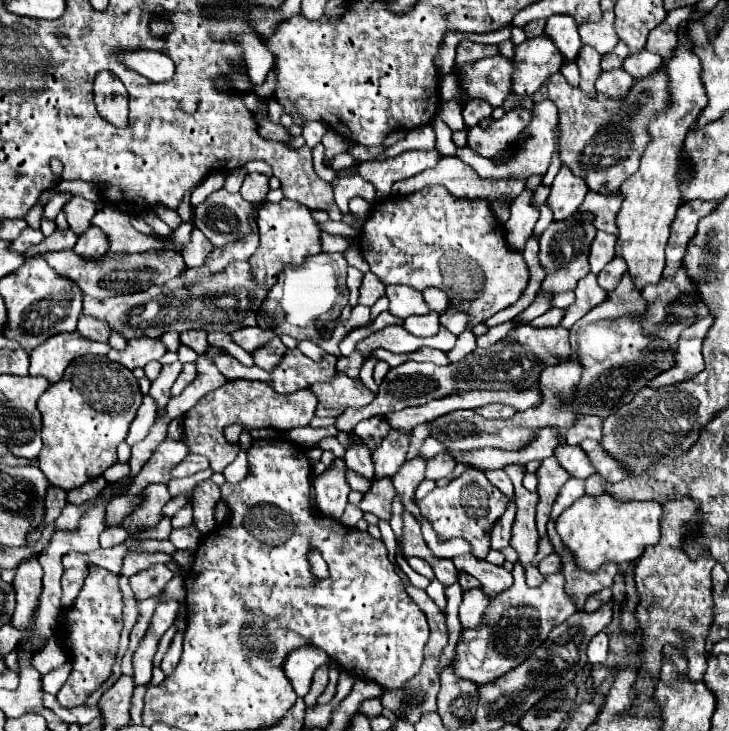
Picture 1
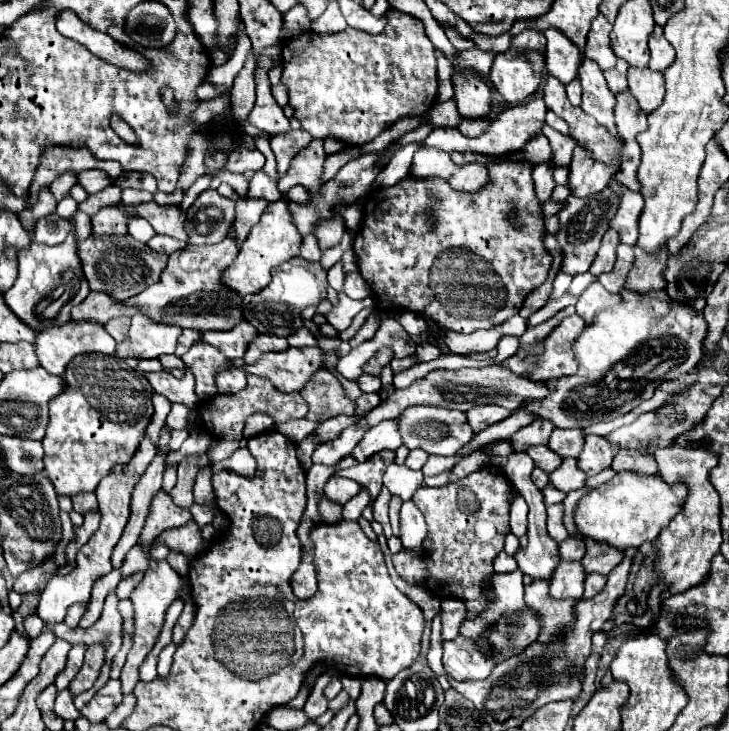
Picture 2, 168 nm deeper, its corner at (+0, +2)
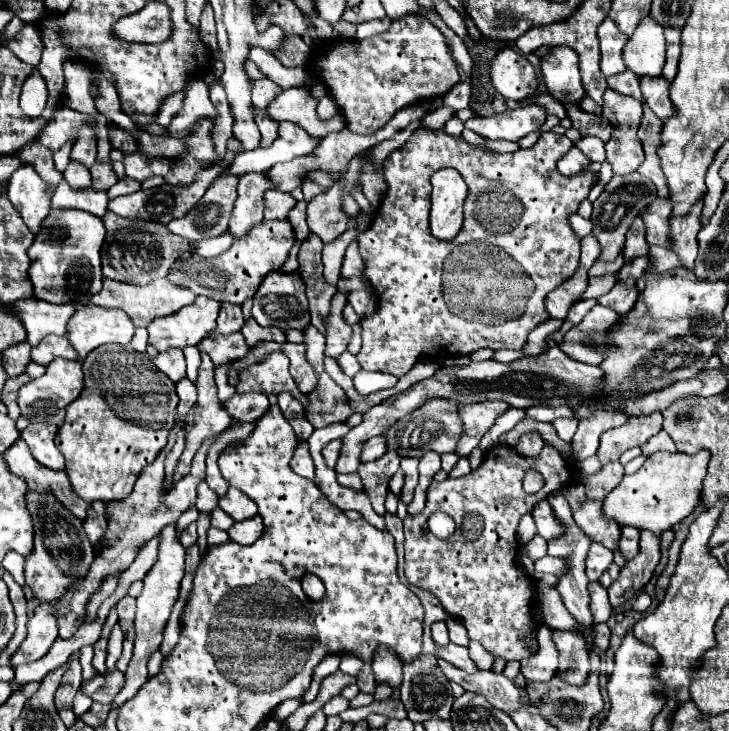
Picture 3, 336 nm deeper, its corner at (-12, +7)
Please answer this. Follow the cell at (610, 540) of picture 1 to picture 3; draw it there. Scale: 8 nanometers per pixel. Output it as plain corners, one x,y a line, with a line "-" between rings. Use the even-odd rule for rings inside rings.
700,450
696,454
684,452
656,452
638,472
624,476
624,480
604,498
604,514
616,518
622,526
634,526
638,530
650,530
662,534
674,524
682,522
700,504
702,480
706,476
710,452

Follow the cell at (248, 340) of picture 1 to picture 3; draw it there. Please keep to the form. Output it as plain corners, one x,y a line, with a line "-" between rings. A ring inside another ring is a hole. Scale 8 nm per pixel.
234,332
228,336
222,336
222,334
206,336
196,348
200,350
200,354
208,354
214,366
222,366
232,360
238,360
248,352
248,344
240,332

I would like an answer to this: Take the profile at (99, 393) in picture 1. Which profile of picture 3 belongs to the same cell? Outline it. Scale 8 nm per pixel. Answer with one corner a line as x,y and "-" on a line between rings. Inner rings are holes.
106,344
92,350
82,362
84,370
84,390
82,394
66,408
66,420
56,436
56,446
66,458
66,474
70,478
76,494
86,502
116,502
124,500
132,490
140,472
152,464
160,454
160,448
168,442
172,424
176,424
176,404
178,396
174,384
168,380
152,380
154,364
148,354
138,354
128,346
-
118,396
152,396
158,400
142,400
142,406
118,406

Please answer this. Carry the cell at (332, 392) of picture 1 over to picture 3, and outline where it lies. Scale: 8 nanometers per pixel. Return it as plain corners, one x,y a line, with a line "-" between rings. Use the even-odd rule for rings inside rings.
322,372
318,376
318,386
314,392
308,394
308,406
306,406
306,418
314,428
324,428
328,424
346,422
352,416
352,408
348,404
348,398
340,386
334,384
334,380

